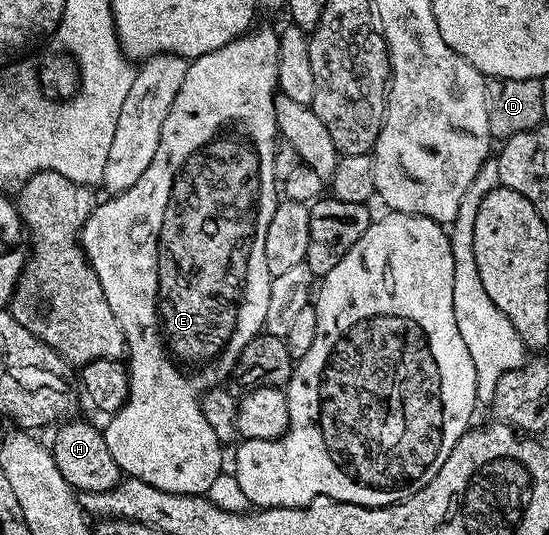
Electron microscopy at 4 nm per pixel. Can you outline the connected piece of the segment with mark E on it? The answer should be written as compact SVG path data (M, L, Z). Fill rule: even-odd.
M273 29L248 32L241 38L235 38L229 44L217 47L213 52L202 54L188 65L185 81L181 84L181 92L177 92L177 100L173 100L173 108L169 108L169 116L165 116L165 124L161 128L161 140L157 144L157 152L153 156L153 164L145 168L141 180L133 184L123 194L108 197L108 202L100 201L95 211L87 215L87 223L83 226L81 245L87 255L91 267L101 280L101 288L105 292L105 300L109 300L109 308L113 308L113 316L117 324L121 324L123 335L127 341L125 365L129 380L127 402L116 414L110 415L107 428L102 431L105 443L113 454L113 459L120 466L124 475L145 480L145 484L153 484L153 488L161 488L174 494L206 495L207 490L217 480L224 469L224 447L211 434L209 420L203 418L201 401L208 390L222 387L226 378L235 373L235 361L241 356L245 344L253 340L265 324L265 311L269 309L269 292L272 276L265 264L265 238L269 222L274 210L281 201L281 190L275 176L275 148L279 138L279 129L275 119L275 100L279 88L277 66L279 64L279 36Z

